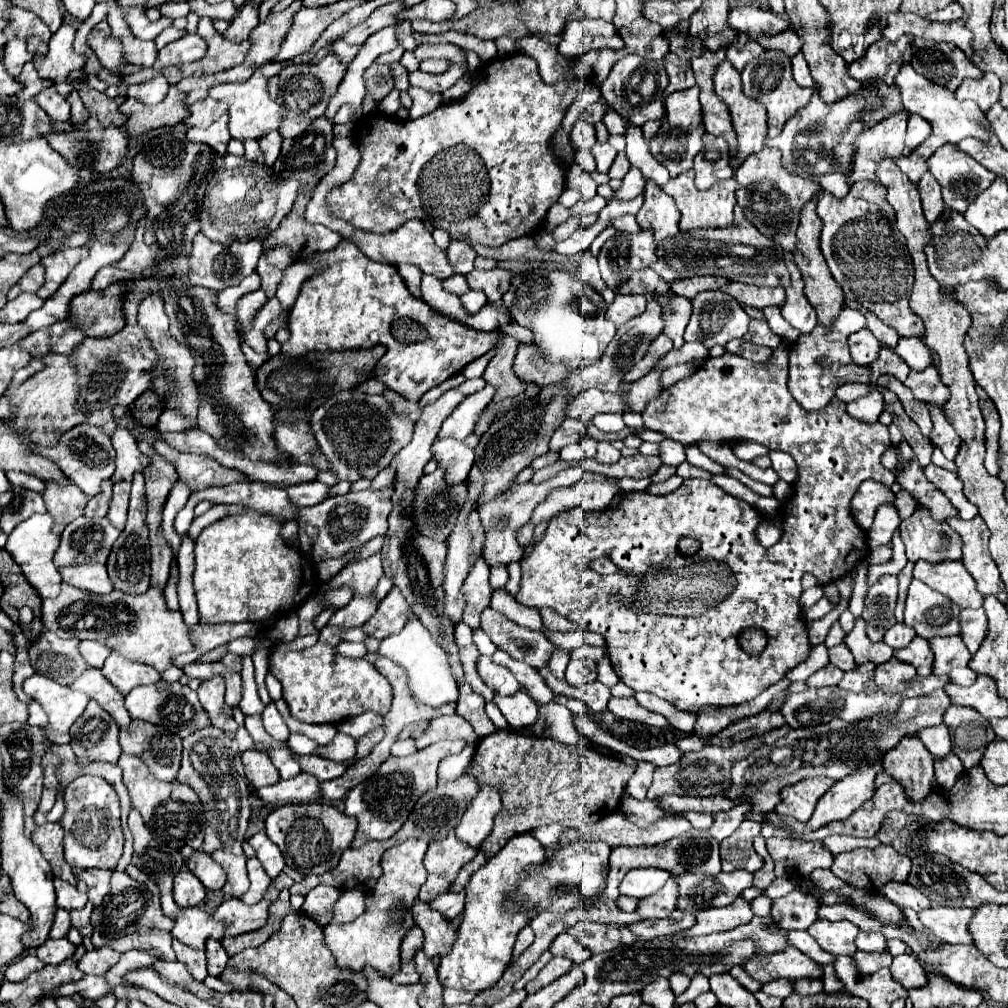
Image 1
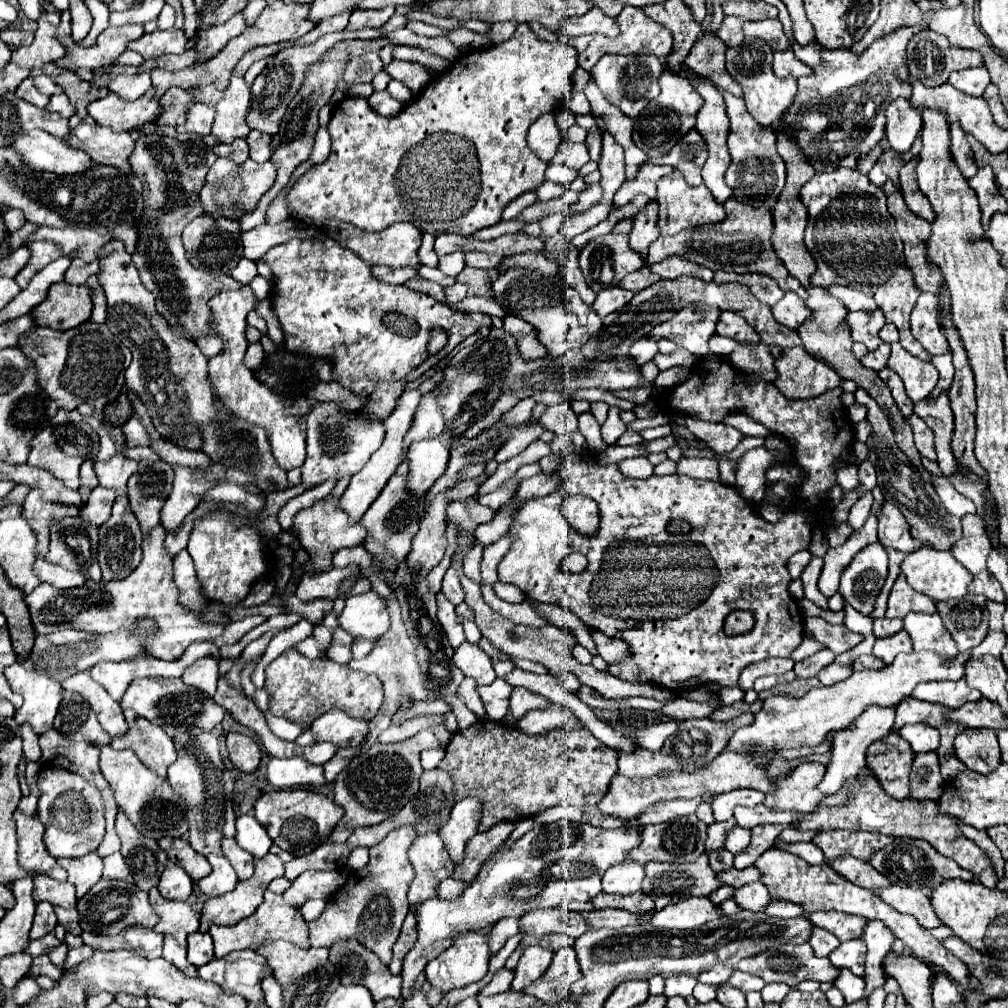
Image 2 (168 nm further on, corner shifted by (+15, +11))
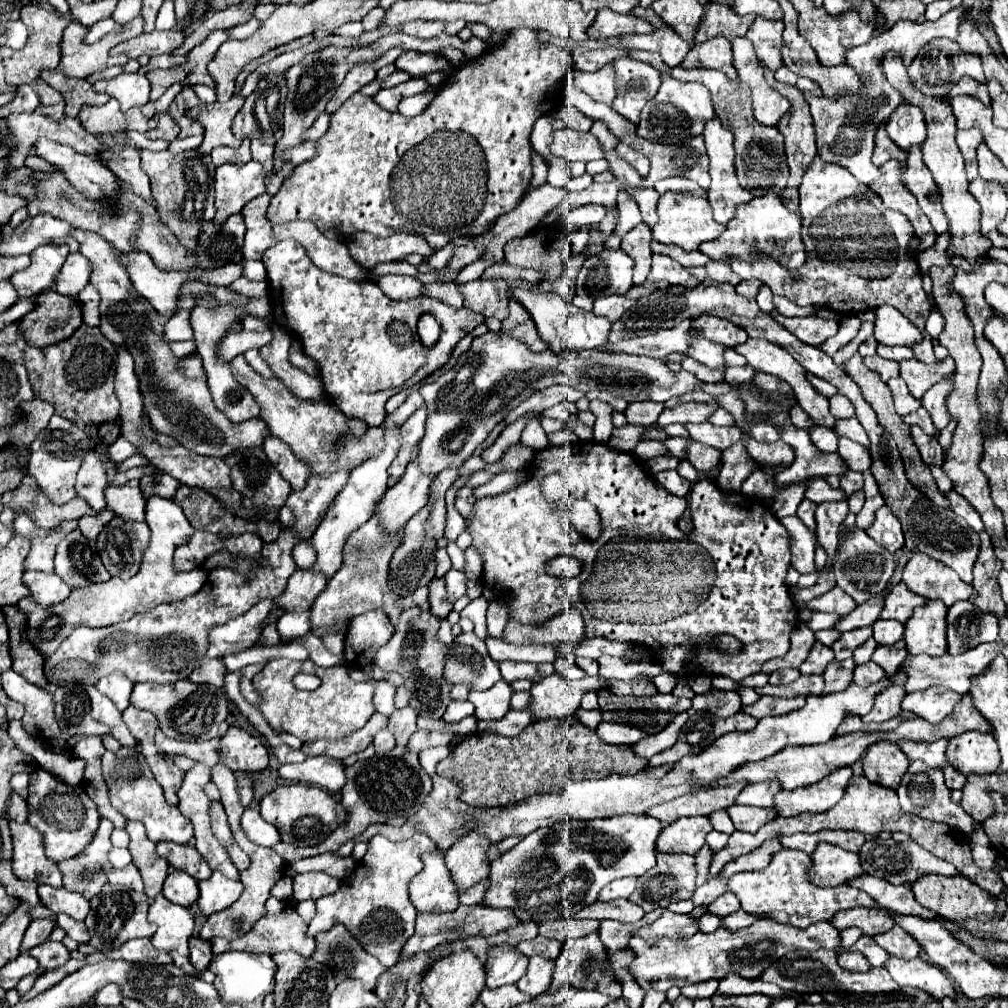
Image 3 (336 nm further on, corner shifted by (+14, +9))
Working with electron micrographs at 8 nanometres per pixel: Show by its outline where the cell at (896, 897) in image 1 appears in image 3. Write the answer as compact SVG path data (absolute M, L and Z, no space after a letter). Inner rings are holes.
M819 843L811 855L811 867L807 879L811 885L835 887L861 873L865 871L861 869L857 853L849 853L837 845Z

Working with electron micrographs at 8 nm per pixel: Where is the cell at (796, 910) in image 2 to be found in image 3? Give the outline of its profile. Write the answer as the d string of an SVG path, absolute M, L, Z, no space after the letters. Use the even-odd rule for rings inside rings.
M743 909L727 915L725 919L721 919L721 927L725 929L731 929L731 931L737 931L737 929L743 929L743 927L749 927L757 917L753 915L747 915Z

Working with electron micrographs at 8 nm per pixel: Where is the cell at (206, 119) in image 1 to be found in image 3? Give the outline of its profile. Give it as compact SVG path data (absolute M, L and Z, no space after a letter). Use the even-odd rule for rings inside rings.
M159 113L155 115L157 119L157 127L151 129L147 133L149 139L165 139L165 141L173 141L177 135L179 135L179 127L177 123L167 115L167 113Z

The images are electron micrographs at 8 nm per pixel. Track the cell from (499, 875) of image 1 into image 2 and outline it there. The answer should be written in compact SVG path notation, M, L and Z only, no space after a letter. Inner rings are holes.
M478 929L478 931L464 931L460 935L454 937L452 945L442 951L436 959L432 959L426 965L426 979L442 989L444 993L448 989L456 989L456 987L466 987L472 981L480 981L486 975L488 969L488 961L490 961L490 947L488 947L488 929Z

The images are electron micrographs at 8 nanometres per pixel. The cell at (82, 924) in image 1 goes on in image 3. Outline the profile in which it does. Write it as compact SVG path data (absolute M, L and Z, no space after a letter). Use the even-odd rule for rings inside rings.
M57 915L57 925L77 943L87 943L89 941L89 931L85 927L85 923L79 923L75 919L71 919L69 915Z

